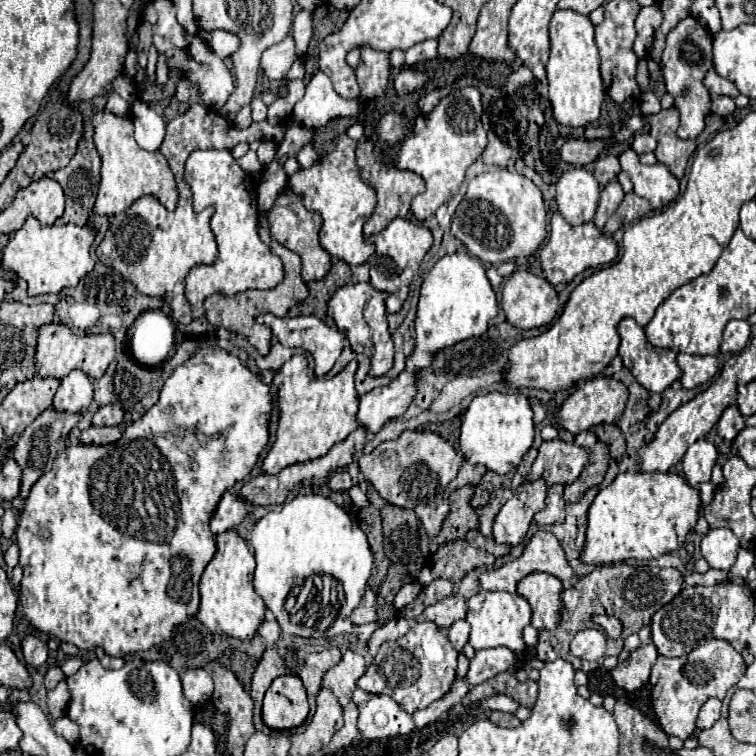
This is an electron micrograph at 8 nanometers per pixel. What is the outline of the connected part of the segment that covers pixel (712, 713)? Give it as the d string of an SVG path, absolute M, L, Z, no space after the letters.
M711 698L702 705L698 715L698 727L708 729L720 719L722 702L719 699Z

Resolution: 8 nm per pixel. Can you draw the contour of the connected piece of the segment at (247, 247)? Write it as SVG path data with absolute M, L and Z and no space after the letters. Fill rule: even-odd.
M206 149L192 151L185 164L184 179L194 193L194 209L214 205L212 231L218 243L218 259L212 265L196 265L186 277L186 299L194 309L194 317L204 315L202 301L208 295L236 295L246 289L274 289L284 279L280 257L272 255L268 245L258 237L258 209L256 209L256 181L246 175L230 151Z

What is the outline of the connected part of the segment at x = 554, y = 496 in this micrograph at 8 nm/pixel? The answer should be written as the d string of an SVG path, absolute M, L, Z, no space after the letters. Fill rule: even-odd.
M556 483L548 487L548 495L546 495L546 509L538 511L534 515L534 521L538 525L554 525L554 523L564 523L564 497L562 497L564 485Z

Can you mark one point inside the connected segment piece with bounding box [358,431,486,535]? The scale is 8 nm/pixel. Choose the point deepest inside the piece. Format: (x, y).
(419, 470)

